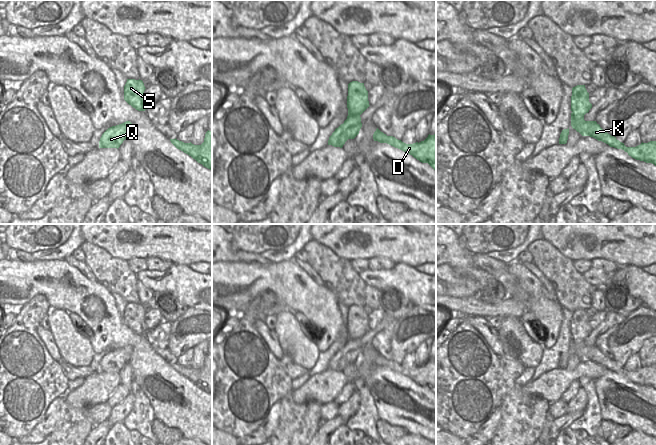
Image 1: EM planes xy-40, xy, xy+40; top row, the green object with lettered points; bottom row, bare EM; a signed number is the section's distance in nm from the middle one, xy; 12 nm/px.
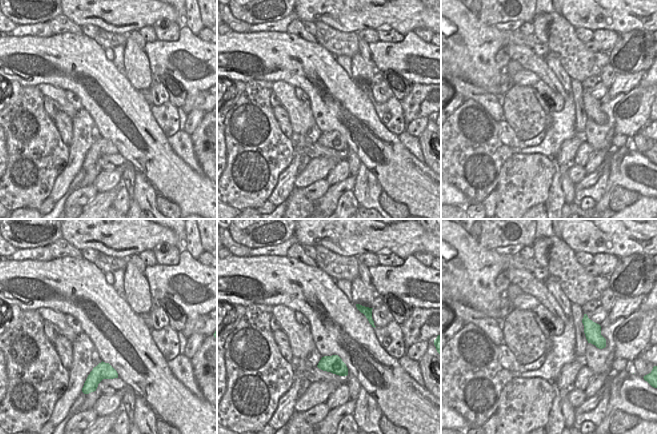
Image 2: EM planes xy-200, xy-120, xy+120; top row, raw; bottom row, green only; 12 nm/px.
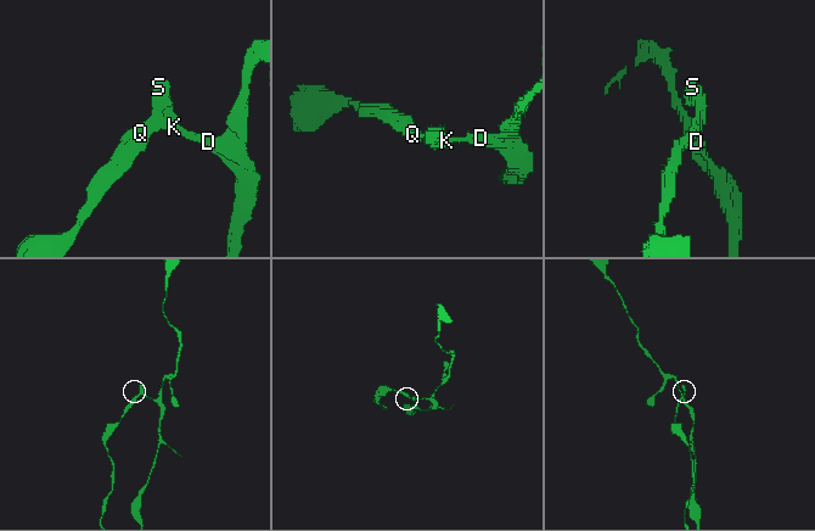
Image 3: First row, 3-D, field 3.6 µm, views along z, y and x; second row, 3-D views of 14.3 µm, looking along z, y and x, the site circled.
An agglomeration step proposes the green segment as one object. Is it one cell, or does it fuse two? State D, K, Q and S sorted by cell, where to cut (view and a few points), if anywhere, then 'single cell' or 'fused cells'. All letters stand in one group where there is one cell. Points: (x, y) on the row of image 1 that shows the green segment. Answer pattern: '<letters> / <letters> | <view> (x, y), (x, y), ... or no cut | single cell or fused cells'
D K S / Q | xy+40 (585, 121), (581, 125), (580, 133) | fused cells

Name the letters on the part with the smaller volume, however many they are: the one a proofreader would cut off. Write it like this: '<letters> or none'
Q

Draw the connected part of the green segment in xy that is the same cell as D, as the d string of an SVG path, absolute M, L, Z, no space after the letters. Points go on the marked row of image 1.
M377 128L373 134L373 139L374 141L387 143L398 148L412 155L420 162L428 163L434 170L436 170L436 134L429 134L424 141L419 143L406 144L393 136L387 136Z

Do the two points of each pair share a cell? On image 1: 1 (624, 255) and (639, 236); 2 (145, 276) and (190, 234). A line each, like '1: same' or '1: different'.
1: same
2: different

